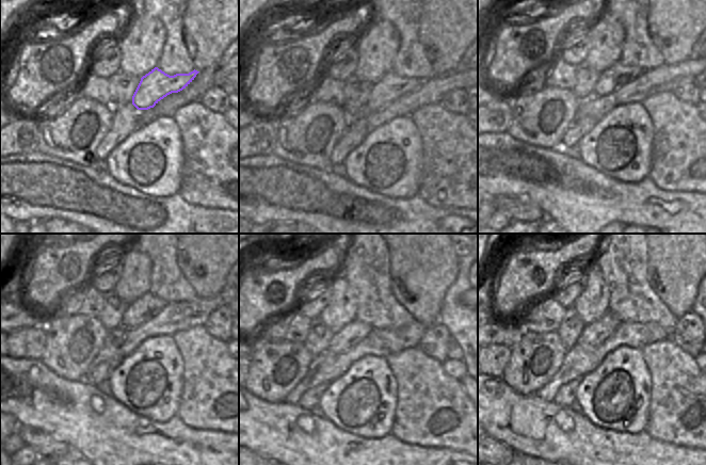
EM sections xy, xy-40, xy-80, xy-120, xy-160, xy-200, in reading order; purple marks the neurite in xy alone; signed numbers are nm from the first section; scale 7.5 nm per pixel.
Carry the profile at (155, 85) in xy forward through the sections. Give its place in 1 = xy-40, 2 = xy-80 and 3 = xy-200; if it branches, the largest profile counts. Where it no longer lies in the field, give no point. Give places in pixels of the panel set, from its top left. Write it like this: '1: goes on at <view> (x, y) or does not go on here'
1: goes on at xy-40 (390, 86)
2: goes on at xy-80 (629, 86)
3: goes on at xy-200 (594, 334)

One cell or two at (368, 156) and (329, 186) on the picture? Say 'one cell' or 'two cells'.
two cells

